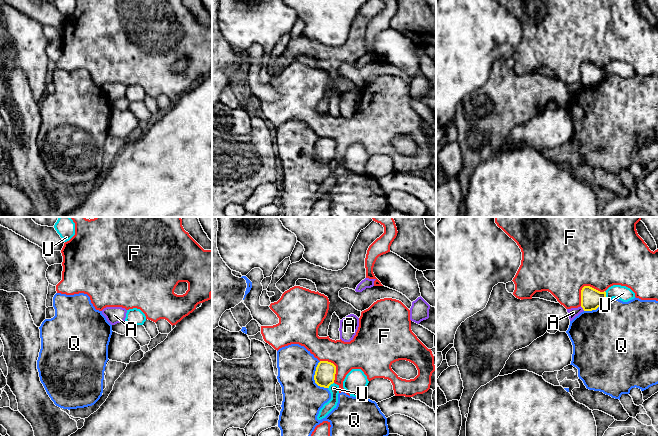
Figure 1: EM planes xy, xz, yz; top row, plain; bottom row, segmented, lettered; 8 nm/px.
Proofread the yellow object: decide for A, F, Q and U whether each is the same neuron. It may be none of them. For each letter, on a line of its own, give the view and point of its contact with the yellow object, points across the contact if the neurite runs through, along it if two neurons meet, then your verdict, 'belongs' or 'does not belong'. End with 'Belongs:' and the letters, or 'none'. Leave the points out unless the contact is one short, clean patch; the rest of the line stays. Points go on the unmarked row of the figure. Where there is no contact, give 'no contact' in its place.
A: contact yz (582, 83); border yz (580, 82), (584, 86); does not belong
F: contact yz (584, 62); does not belong
Q: contact xz (314, 154); does not belong
U: contact yz (605, 73); does not belong
Belongs: none

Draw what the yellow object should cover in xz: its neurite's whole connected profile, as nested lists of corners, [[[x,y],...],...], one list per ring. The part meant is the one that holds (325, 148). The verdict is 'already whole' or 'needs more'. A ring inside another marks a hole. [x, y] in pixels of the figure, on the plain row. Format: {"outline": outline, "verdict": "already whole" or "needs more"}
{"outline": [[[320,137],[316,143],[314,156],[315,159],[324,164],[329,164],[334,159],[336,142],[328,137]]], "verdict": "already whole"}

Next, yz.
{"outline": [[[584,62],[581,66],[581,83],[584,87],[596,86],[606,75],[606,68],[600,68],[590,62]]], "verdict": "already whole"}

